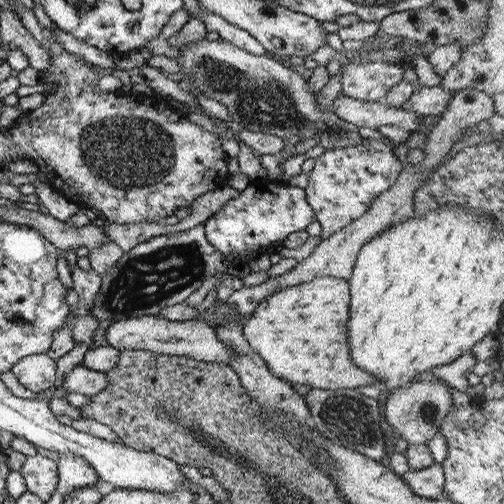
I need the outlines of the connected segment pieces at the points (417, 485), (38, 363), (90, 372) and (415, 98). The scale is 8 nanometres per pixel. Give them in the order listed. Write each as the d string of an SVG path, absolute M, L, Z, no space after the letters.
M440 463L422 469L412 469L405 472L401 478L408 484L408 488L422 498L442 499L444 486L444 469Z
M46 353L30 354L20 358L11 371L20 384L32 390L34 394L44 392L54 386L56 378L56 361Z
M76 365L64 378L60 387L67 392L78 392L86 396L98 394L108 386L108 377L105 372L100 372L88 367Z
M440 85L423 86L415 89L412 96L402 104L402 106L394 106L396 108L407 111L414 111L421 115L438 115L443 114L444 110L450 106L455 91L444 89Z

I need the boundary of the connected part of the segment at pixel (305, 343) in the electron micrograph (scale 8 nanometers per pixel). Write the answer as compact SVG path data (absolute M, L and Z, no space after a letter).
M320 276L310 282L282 288L270 295L255 312L244 319L243 335L252 350L264 359L268 369L275 377L284 379L290 384L308 385L312 389L356 389L362 386L379 386L381 382L368 371L354 366L350 357L348 341L348 320L350 320L350 291L346 279Z

